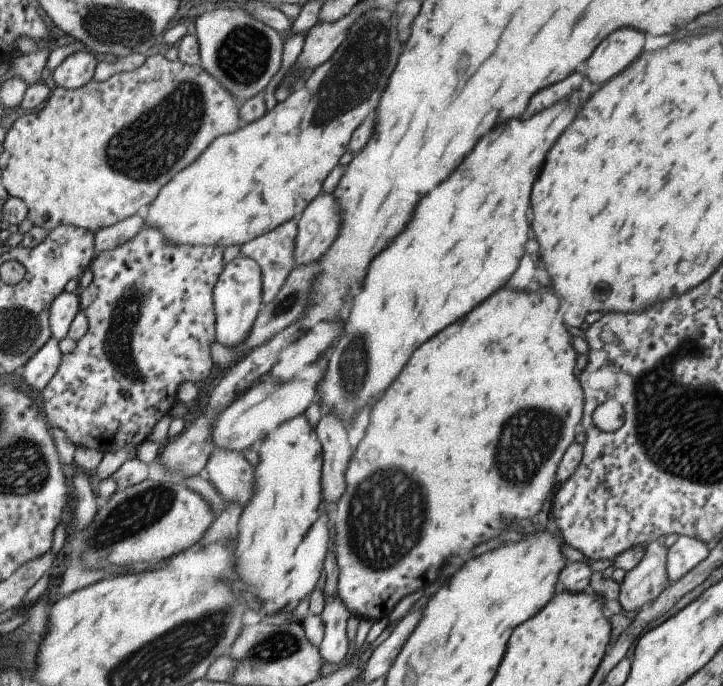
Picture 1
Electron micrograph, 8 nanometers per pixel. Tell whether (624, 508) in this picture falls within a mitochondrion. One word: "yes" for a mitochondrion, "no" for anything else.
no

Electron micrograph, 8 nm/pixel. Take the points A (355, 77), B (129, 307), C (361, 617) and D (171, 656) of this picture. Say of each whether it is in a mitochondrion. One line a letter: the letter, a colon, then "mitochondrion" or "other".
A: mitochondrion
B: mitochondrion
C: other
D: mitochondrion

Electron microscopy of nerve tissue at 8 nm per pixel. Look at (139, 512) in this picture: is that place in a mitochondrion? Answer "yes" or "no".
yes

